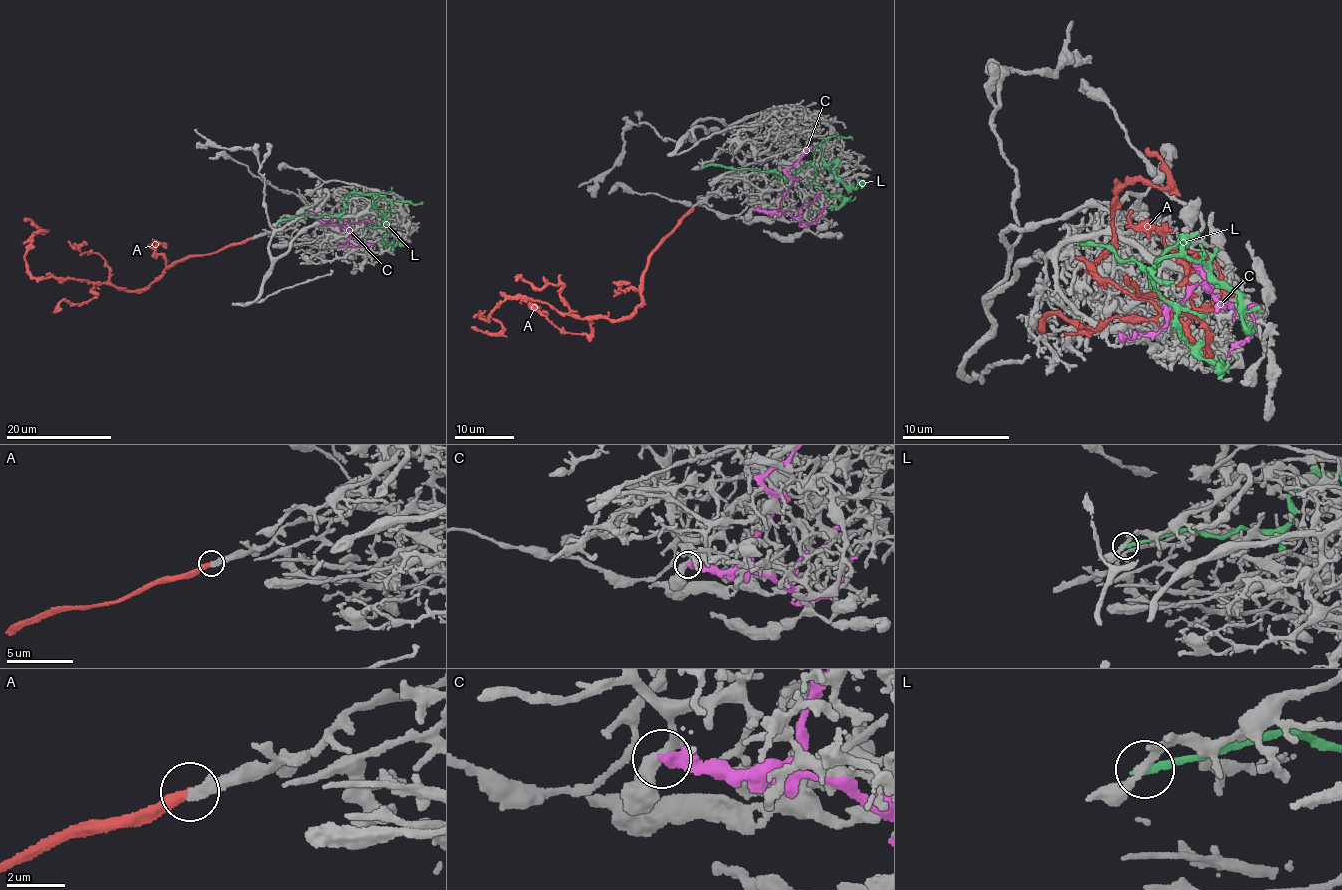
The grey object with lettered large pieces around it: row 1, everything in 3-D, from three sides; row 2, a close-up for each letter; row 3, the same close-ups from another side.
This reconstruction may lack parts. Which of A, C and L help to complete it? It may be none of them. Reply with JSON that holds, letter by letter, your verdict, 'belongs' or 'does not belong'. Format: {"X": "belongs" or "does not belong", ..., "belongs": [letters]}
{"A": "does not belong", "C": "does not belong", "L": "does not belong", "belongs": []}

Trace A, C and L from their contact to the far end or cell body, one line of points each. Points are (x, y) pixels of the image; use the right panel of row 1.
A: (1125, 277), (1135, 293), (1189, 310), (1212, 351), (1087, 266), (1112, 244), (1117, 190), (1164, 188), (1146, 148)
C: (1194, 261), (1208, 290), (1201, 284), (1194, 285), (1158, 330), (1124, 341), (1121, 337)
L: (1080, 244), (1152, 269), (1180, 238), (1190, 243), (1163, 255), (1152, 286), (1193, 349), (1226, 361)

